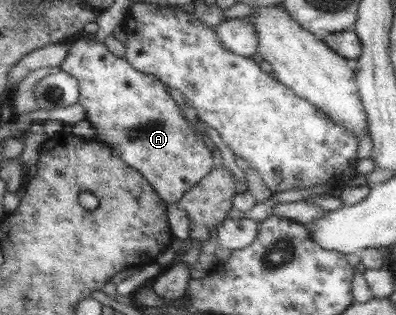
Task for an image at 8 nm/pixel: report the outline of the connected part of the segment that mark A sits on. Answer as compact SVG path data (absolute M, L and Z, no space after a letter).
M76 40L70 44L57 70L76 79L79 89L78 103L82 106L86 121L94 129L93 140L102 143L122 159L130 168L138 171L167 204L178 203L185 190L192 188L212 169L212 153L179 113L176 103L166 87L154 76L137 72L125 58L110 53L102 42Z

